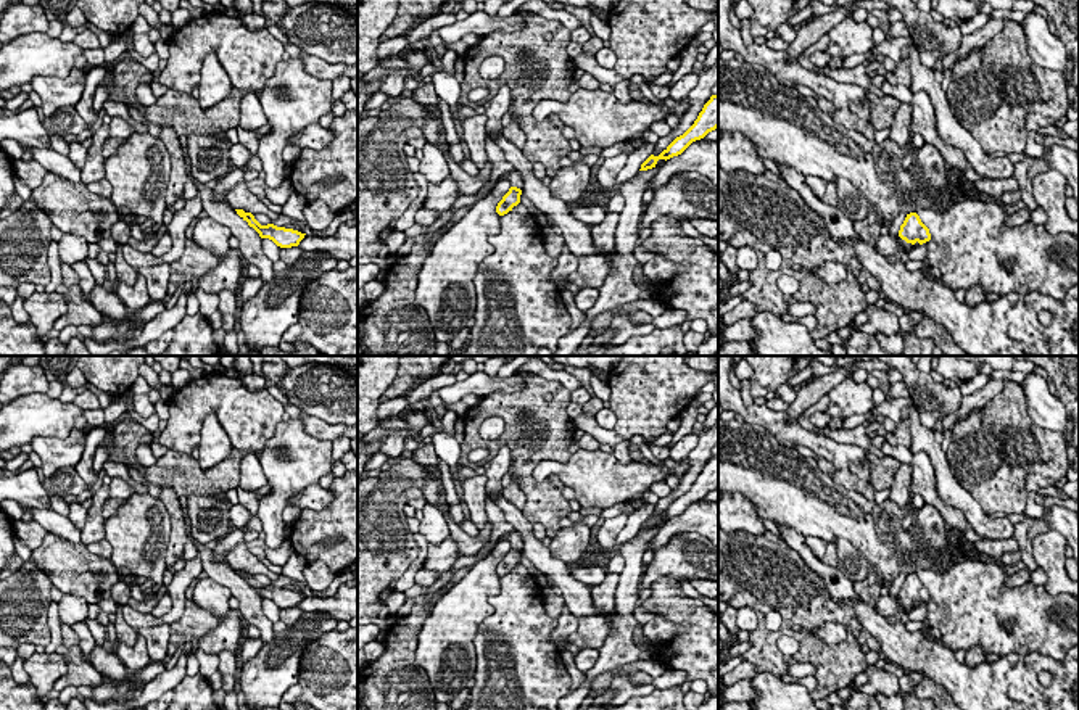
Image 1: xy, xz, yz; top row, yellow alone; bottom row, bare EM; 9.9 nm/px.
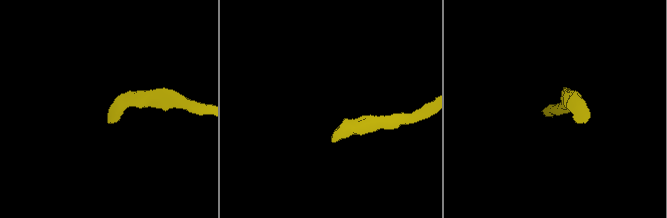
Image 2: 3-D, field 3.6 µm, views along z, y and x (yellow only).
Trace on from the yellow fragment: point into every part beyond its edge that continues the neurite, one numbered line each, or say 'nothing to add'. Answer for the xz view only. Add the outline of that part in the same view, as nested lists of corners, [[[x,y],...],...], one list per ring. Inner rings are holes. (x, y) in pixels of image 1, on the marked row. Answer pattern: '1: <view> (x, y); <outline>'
1: xz (516, 179); [[[512,171],[512,172],[507,172],[507,174],[502,174],[499,179],[507,179],[511,182],[511,187],[517,187],[520,190],[523,190],[523,177],[520,172],[517,171]],[[498,179],[498,180],[499,180]],[[496,180],[496,182],[498,182]]]

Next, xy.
nothing to add

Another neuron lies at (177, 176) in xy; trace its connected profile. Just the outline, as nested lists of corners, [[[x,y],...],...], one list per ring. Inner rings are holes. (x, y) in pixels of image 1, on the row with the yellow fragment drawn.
[[[163,124],[159,127],[161,127],[159,138],[167,148],[171,156],[169,185],[166,190],[166,206],[172,206],[177,200],[184,198],[182,195],[184,195],[184,187],[188,180],[188,174],[187,174],[185,158],[184,158],[179,135],[167,124]]]

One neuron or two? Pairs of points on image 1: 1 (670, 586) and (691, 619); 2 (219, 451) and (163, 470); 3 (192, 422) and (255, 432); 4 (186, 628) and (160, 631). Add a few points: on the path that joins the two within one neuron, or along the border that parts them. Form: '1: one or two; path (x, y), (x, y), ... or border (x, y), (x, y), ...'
1: one; path (670, 594), (683, 610)
2: two; border (232, 448), (224, 459), (208, 469), (200, 469)
3: one; path (206, 406), (229, 406), (239, 416)
4: two; border (169, 625), (166, 654)

